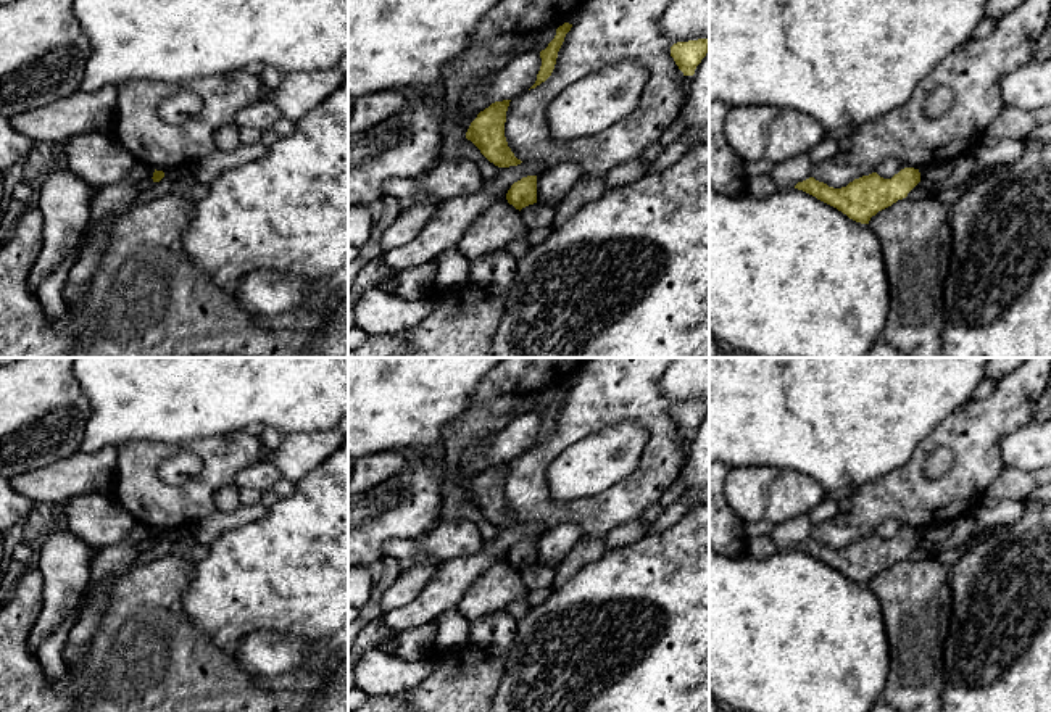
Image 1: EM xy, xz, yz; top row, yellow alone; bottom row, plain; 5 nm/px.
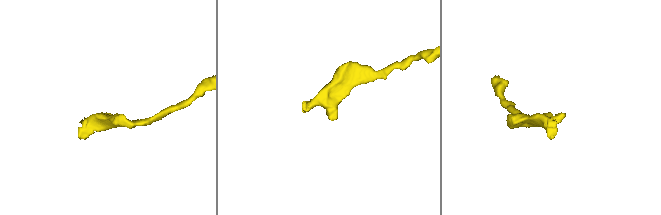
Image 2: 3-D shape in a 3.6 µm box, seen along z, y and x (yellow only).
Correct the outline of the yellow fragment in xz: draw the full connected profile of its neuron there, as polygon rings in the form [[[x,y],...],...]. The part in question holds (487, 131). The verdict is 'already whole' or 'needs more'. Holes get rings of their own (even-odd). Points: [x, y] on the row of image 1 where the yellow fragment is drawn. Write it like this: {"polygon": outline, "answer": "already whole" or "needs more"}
{"polygon": [[[511,100],[495,101],[471,122],[466,139],[498,168],[517,166],[522,161],[514,156],[505,137],[506,111]]], "answer": "already whole"}

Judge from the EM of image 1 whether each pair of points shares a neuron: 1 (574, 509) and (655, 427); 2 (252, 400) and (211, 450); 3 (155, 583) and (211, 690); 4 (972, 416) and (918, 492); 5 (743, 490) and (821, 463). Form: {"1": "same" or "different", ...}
{"1": "same", "2": "different", "3": "same", "4": "same", "5": "different"}

